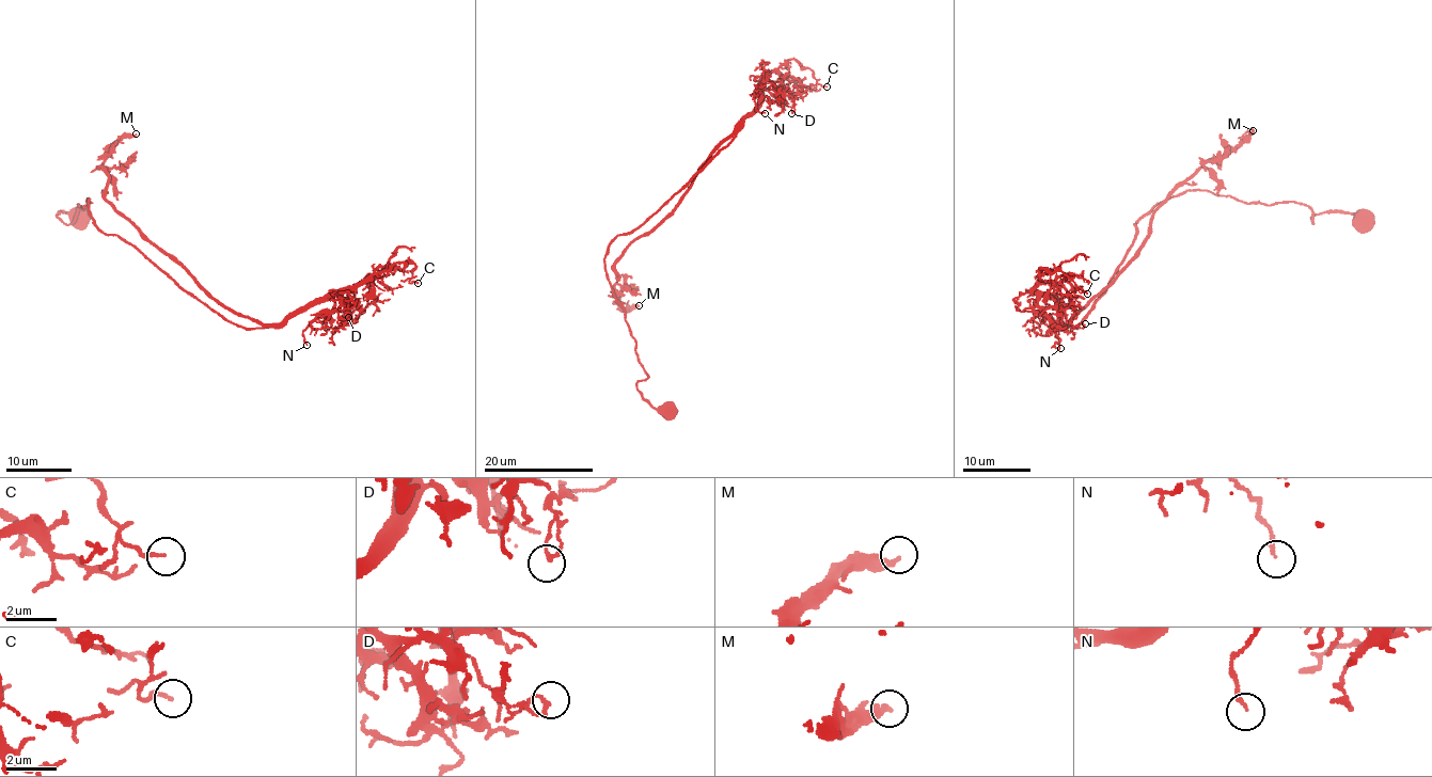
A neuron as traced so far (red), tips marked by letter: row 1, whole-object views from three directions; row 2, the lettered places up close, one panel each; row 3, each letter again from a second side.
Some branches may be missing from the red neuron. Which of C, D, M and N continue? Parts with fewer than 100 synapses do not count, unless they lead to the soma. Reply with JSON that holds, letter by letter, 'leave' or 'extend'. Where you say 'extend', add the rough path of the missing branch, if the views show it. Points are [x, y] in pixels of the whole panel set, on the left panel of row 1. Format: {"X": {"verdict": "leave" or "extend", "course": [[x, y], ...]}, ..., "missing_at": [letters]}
{"C": {"verdict": "leave"}, "D": {"verdict": "leave"}, "M": {"verdict": "leave"}, "N": {"verdict": "leave"}, "missing_at": []}

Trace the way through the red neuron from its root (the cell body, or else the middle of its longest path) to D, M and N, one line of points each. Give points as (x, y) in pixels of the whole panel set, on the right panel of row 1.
D: (1365, 220), (1177, 194), (1135, 223), (1079, 327), (1034, 287), (1057, 283), (1085, 323)
M: (1365, 220), (1312, 223), (1299, 202), (1191, 189), (1139, 218), (1070, 326), (1171, 192), (1253, 130)
N: (1365, 220), (1167, 197), (1079, 327), (1037, 303), (1060, 348)

